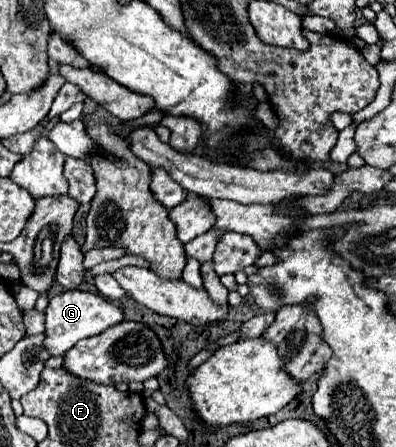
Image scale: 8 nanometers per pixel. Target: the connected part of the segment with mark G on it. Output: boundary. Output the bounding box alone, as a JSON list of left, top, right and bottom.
[44,290,124,356]

